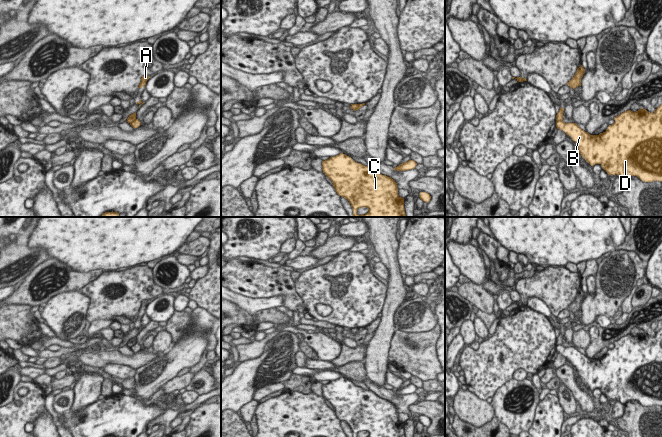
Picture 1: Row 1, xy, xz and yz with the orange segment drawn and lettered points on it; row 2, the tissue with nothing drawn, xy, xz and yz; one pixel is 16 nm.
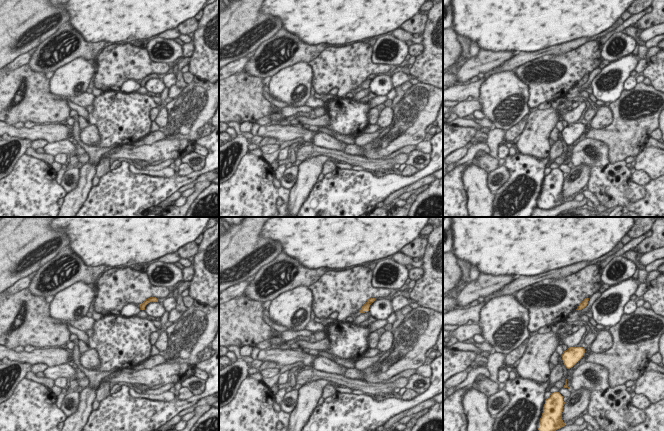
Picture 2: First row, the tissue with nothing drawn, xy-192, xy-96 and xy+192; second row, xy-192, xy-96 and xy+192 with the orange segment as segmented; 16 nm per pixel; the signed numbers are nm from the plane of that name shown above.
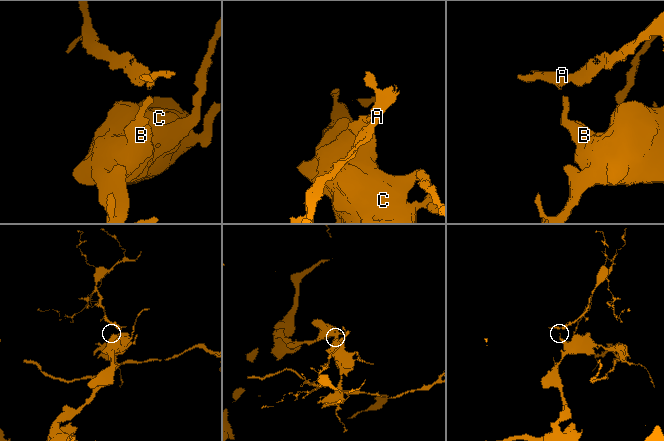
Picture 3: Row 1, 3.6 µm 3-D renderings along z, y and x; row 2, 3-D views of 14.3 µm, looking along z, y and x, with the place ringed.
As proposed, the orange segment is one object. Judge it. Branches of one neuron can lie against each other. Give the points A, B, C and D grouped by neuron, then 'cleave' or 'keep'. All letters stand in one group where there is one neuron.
groups A / B C D; cleave

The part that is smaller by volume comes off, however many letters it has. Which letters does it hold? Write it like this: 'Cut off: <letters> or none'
Cut off: A

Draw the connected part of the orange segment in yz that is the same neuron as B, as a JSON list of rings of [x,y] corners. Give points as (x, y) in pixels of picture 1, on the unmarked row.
[[[662,328],[653,337],[646,333],[636,336],[627,334],[614,341],[615,346],[609,349],[605,356],[599,359],[590,359],[582,354],[576,347],[565,347],[557,344],[556,351],[563,354],[577,368],[579,377],[591,390],[600,388],[609,399],[619,399],[625,405],[627,401],[637,400],[643,406],[662,406]]]

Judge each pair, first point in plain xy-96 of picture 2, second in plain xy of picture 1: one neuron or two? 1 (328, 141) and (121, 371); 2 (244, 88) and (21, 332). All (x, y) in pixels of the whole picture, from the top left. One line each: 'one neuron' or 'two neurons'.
1: one neuron
2: one neuron

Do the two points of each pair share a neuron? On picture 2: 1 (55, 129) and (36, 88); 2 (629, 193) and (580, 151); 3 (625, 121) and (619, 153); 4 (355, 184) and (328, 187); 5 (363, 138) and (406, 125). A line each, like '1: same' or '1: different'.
1: different
2: same
3: same
4: same
5: different

